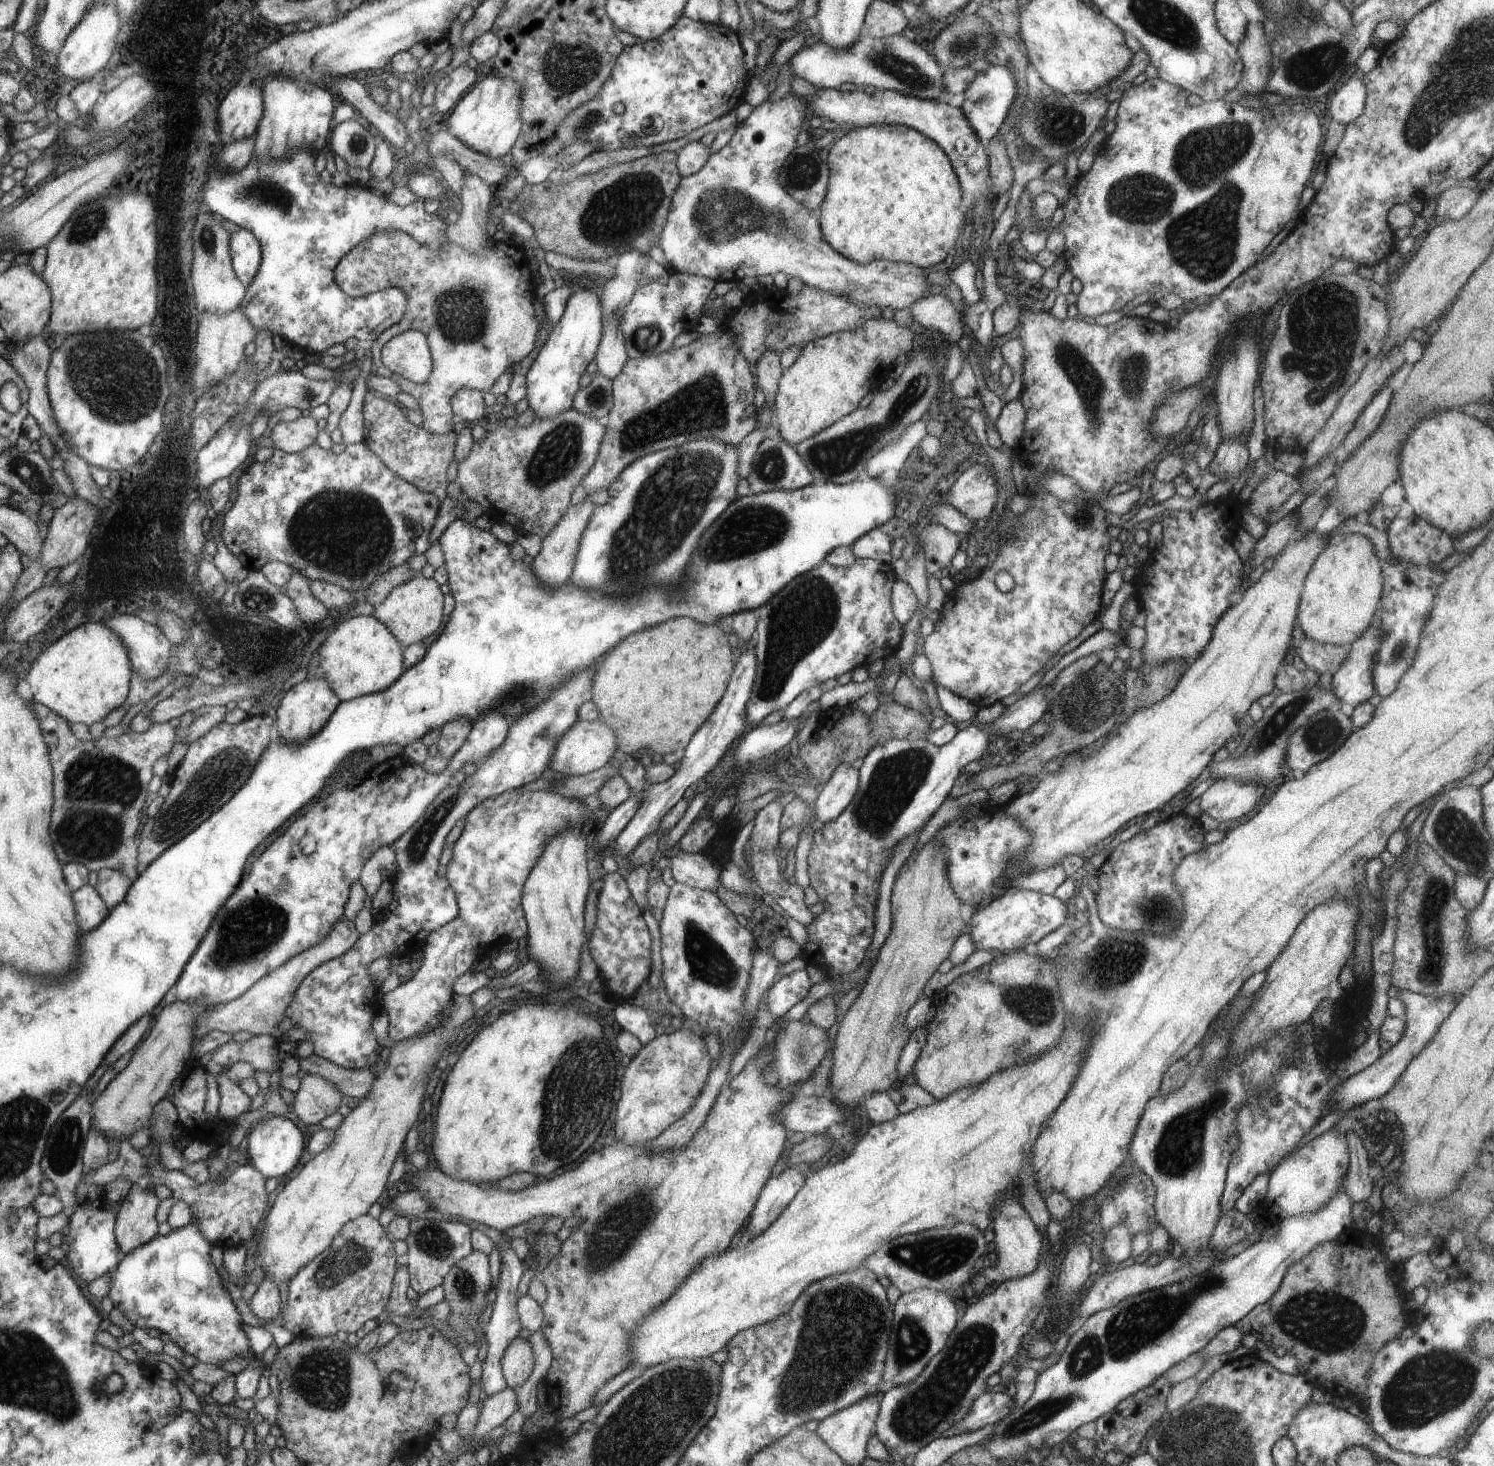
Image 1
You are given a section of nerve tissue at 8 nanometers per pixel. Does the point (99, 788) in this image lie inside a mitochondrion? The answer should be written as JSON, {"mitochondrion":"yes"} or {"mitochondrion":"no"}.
{"mitochondrion":"yes"}

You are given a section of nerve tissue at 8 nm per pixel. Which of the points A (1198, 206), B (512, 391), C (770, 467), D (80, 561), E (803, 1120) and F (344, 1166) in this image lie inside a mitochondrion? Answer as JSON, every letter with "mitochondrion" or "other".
{"A":"mitochondrion","B":"other","C":"mitochondrion","D":"other","E":"other","F":"other"}

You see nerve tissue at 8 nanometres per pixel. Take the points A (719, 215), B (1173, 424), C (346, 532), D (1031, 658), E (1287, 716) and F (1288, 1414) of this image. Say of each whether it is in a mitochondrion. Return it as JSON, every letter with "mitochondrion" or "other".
{"A":"mitochondrion","B":"other","C":"mitochondrion","D":"other","E":"mitochondrion","F":"other"}

